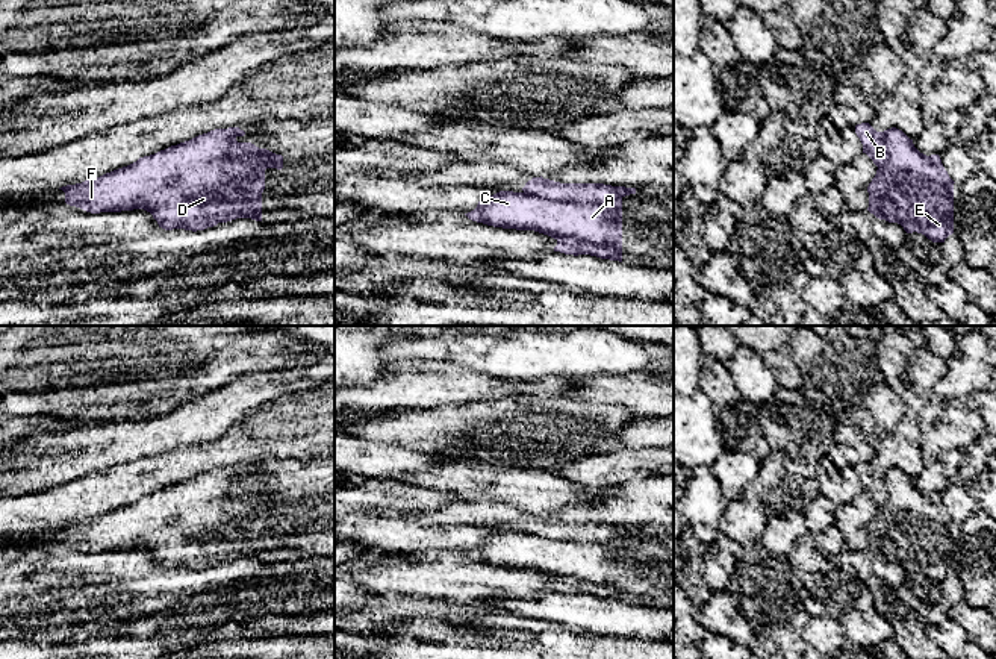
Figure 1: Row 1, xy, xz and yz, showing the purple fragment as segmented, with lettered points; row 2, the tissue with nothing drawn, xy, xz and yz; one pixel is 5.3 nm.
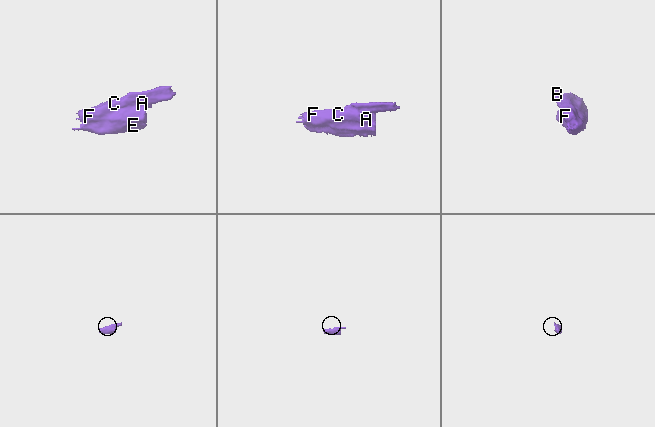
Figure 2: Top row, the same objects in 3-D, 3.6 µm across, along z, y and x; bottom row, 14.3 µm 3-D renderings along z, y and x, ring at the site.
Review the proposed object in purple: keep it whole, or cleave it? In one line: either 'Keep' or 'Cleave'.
Keep

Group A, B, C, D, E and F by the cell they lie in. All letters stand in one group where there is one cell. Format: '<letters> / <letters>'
A B C D E F

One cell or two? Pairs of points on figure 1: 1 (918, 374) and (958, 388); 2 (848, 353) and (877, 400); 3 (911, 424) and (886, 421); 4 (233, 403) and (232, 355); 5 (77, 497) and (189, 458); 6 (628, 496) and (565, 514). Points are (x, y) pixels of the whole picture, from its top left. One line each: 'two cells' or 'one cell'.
1: two cells
2: two cells
3: two cells
4: two cells
5: one cell
6: one cell

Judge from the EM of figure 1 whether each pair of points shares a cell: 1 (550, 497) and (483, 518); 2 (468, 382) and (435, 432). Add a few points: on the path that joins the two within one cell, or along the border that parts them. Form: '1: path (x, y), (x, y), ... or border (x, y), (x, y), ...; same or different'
1: border (466, 500), (494, 500), (501, 503); different
2: border (488, 399), (418, 408); different

